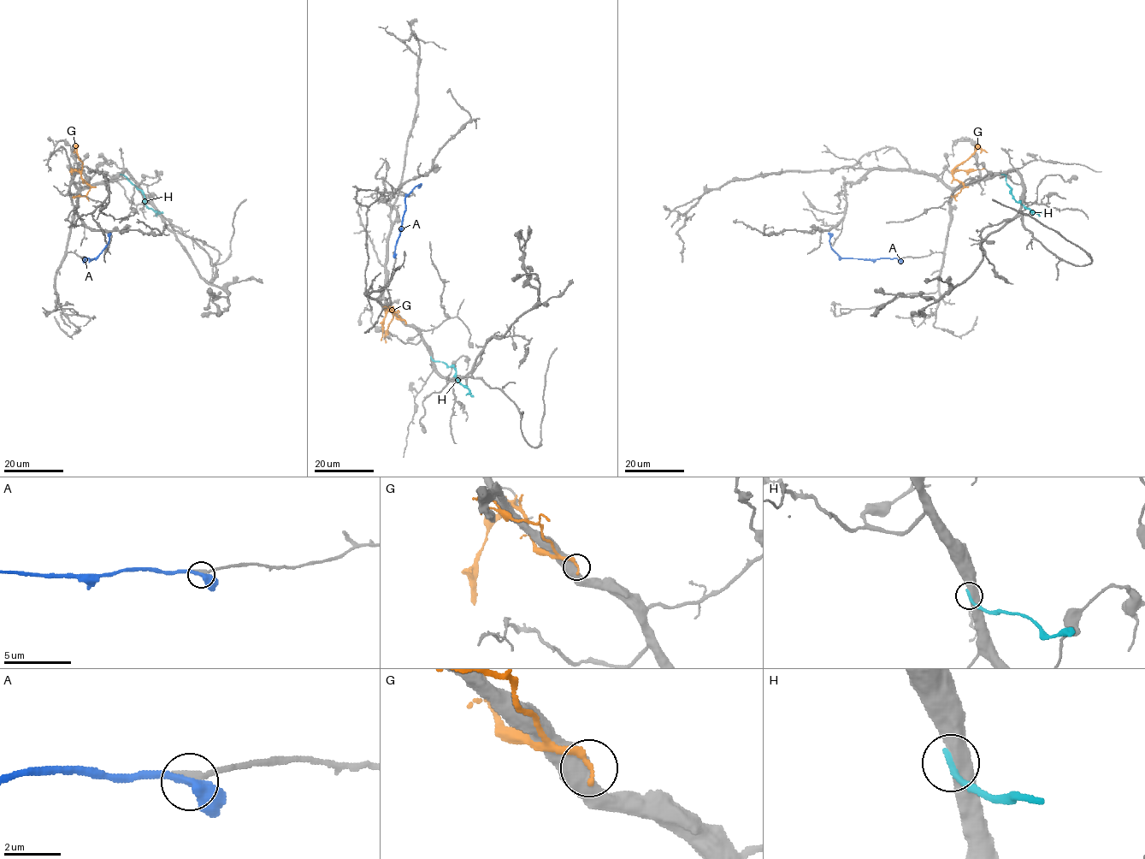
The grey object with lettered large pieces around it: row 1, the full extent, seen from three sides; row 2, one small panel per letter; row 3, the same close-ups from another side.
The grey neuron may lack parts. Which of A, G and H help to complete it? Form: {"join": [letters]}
{"join": []}

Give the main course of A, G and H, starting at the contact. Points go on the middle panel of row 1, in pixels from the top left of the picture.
A: (395, 254), (406, 209), (405, 198), (421, 183)
G: (405, 322), (398, 319), (391, 308), (392, 319), (385, 334), (386, 342)
H: (431, 358), (452, 367), (456, 377), (474, 396)

